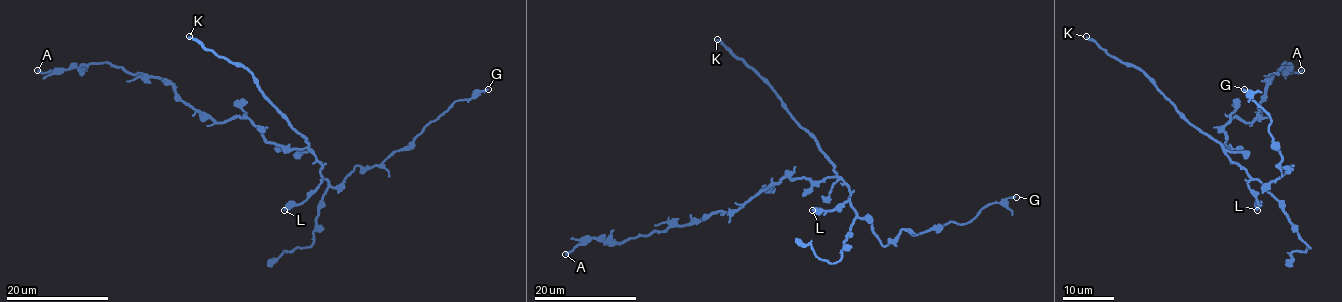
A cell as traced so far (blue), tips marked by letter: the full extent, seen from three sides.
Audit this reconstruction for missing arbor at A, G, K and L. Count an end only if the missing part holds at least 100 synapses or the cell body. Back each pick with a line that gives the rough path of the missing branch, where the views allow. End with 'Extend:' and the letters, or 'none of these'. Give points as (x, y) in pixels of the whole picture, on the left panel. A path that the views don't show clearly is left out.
Extend: K

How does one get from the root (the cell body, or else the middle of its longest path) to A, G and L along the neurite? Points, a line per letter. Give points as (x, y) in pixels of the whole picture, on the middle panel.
A: (813, 181), (783, 176), (736, 210), (714, 211), (687, 225), (673, 225), (618, 243), (586, 238), (565, 254)
G: (813, 181), (837, 176), (884, 246), (903, 229), (967, 224), (1016, 197)
L: (813, 181), (837, 176), (849, 189), (850, 203), (845, 201), (828, 211), (812, 210)

